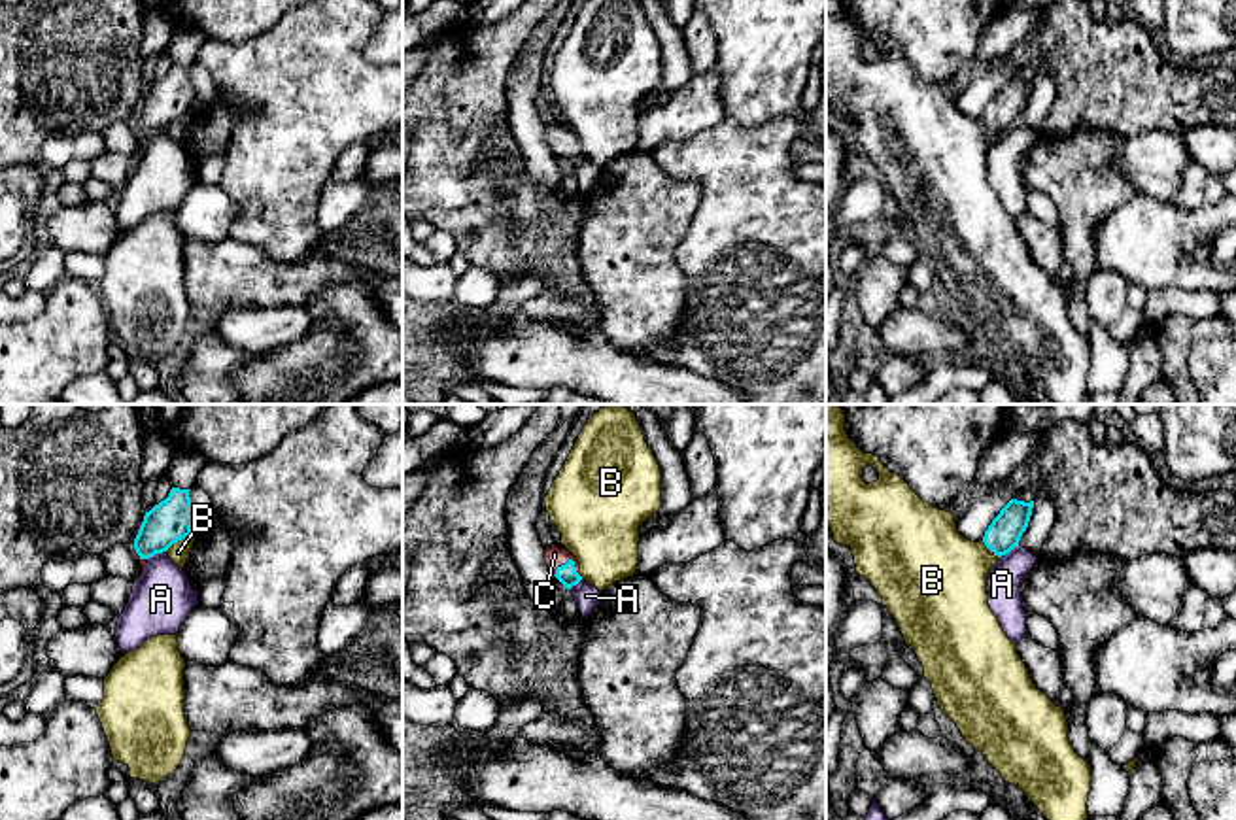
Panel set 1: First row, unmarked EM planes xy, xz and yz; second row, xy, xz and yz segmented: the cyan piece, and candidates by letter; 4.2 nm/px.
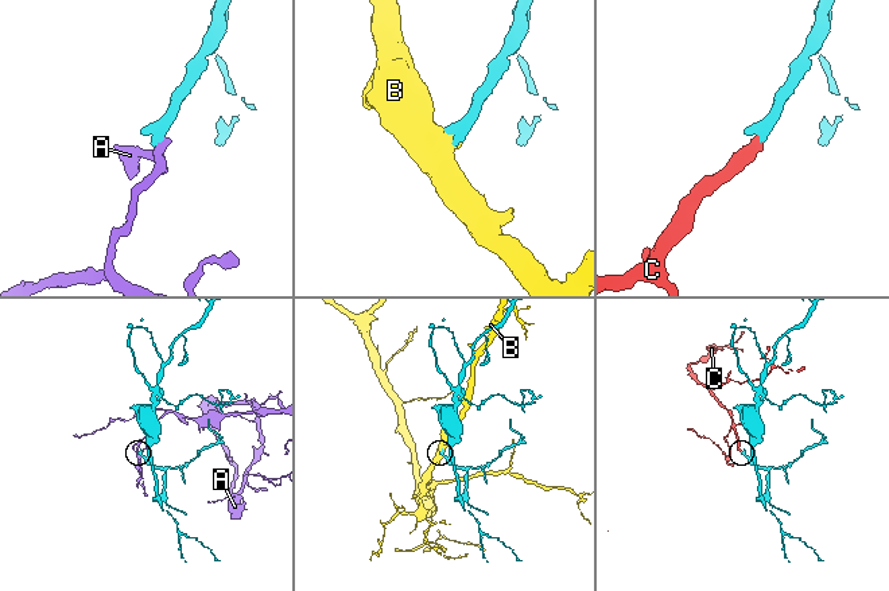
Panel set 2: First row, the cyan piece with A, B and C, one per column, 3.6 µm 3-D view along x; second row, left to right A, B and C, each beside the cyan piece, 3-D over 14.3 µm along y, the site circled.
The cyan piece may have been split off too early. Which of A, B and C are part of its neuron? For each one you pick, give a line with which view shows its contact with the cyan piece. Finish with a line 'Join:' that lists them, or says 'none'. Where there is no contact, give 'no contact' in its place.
C: contact in xz
Join: C

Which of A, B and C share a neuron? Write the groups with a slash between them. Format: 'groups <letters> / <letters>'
groups A / B / C

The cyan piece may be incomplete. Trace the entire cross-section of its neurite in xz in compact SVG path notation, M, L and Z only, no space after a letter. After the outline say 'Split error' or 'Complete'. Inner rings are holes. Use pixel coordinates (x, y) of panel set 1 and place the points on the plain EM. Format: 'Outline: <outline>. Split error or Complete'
Outline: M546 123L544 138L550 149L563 161L563 164L571 166L582 157L580 140L569 127L559 123Z. Split error

